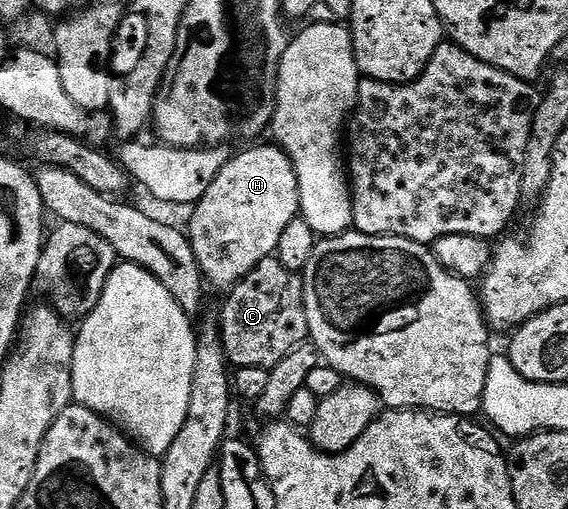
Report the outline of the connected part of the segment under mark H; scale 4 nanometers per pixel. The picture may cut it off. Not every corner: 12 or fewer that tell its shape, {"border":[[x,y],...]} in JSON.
{"border":[[255,143],[193,205],[207,285],[229,290],[299,219],[294,163]]}

